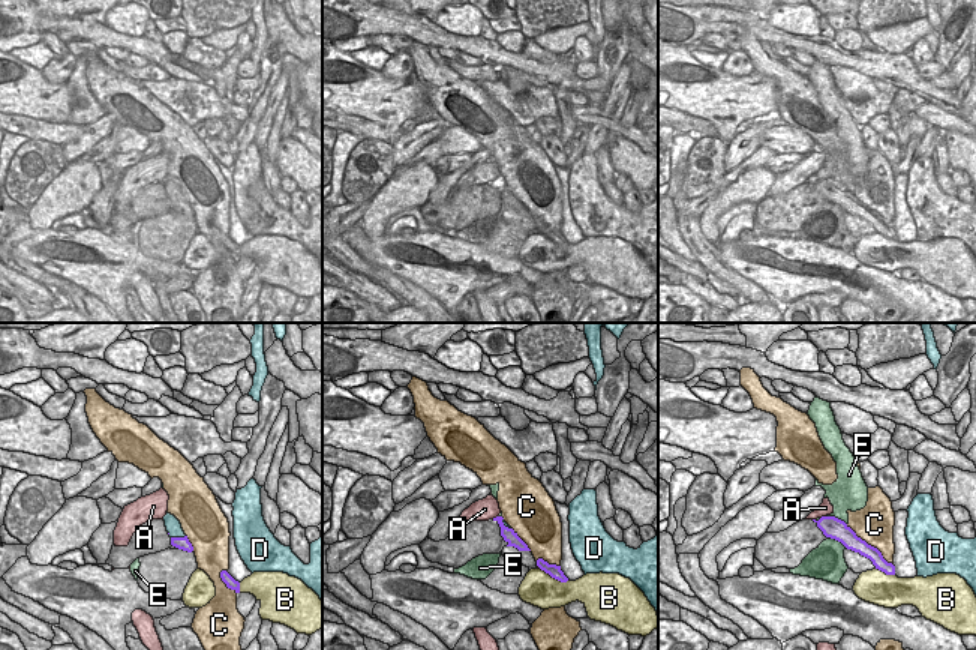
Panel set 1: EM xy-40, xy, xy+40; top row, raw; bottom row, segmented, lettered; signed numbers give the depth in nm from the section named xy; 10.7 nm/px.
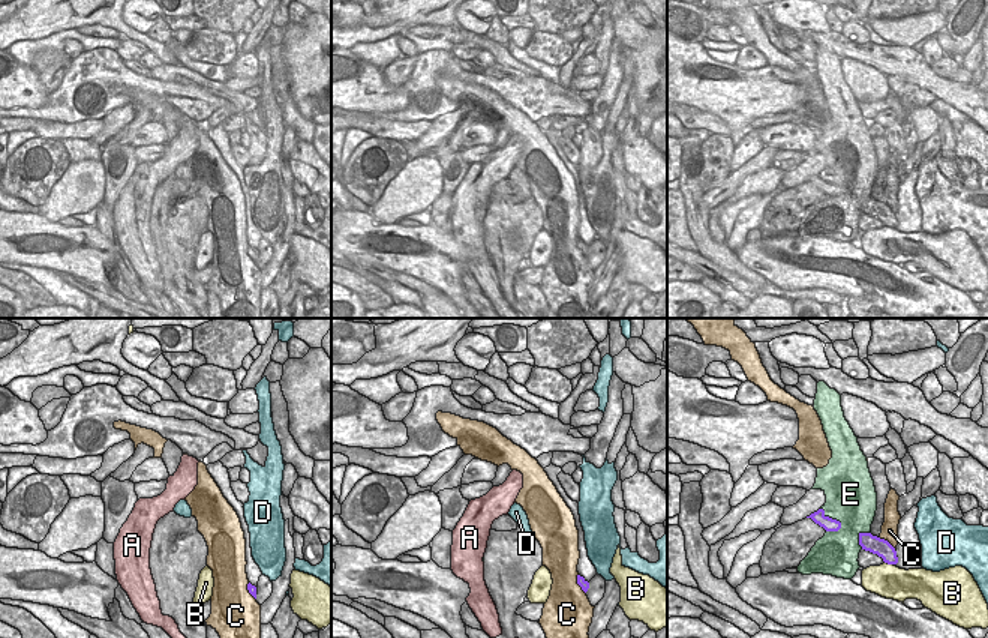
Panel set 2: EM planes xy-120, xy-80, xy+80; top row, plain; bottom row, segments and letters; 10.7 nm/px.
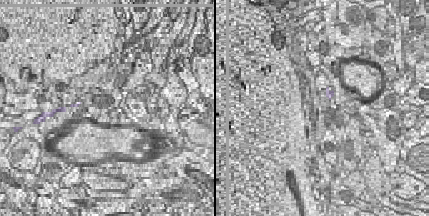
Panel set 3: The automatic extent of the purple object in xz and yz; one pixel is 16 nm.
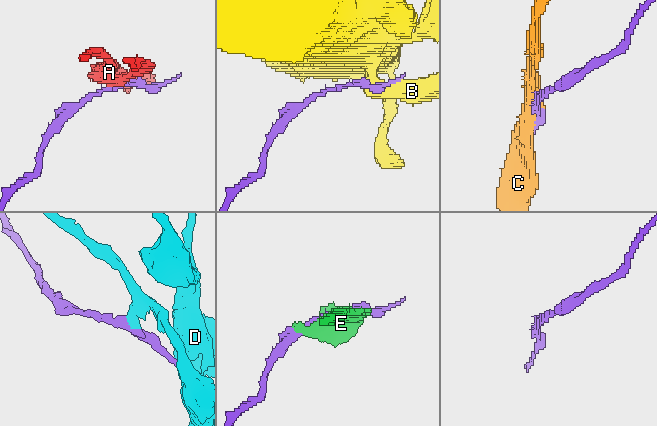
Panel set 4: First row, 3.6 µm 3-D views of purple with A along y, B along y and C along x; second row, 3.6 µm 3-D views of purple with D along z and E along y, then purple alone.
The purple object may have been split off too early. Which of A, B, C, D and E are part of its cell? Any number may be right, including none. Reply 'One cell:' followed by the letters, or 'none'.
One cell: none

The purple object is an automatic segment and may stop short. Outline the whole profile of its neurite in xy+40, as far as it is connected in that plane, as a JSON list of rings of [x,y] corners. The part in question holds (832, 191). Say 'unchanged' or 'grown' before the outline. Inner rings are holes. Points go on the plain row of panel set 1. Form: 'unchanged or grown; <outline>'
unchanged; [[[822,180],[819,185],[813,185],[826,201],[835,203],[841,206],[847,213],[870,222],[876,233],[885,236],[886,239],[895,239],[895,230],[888,227],[877,212],[858,201],[856,197],[844,185],[835,180]]]

